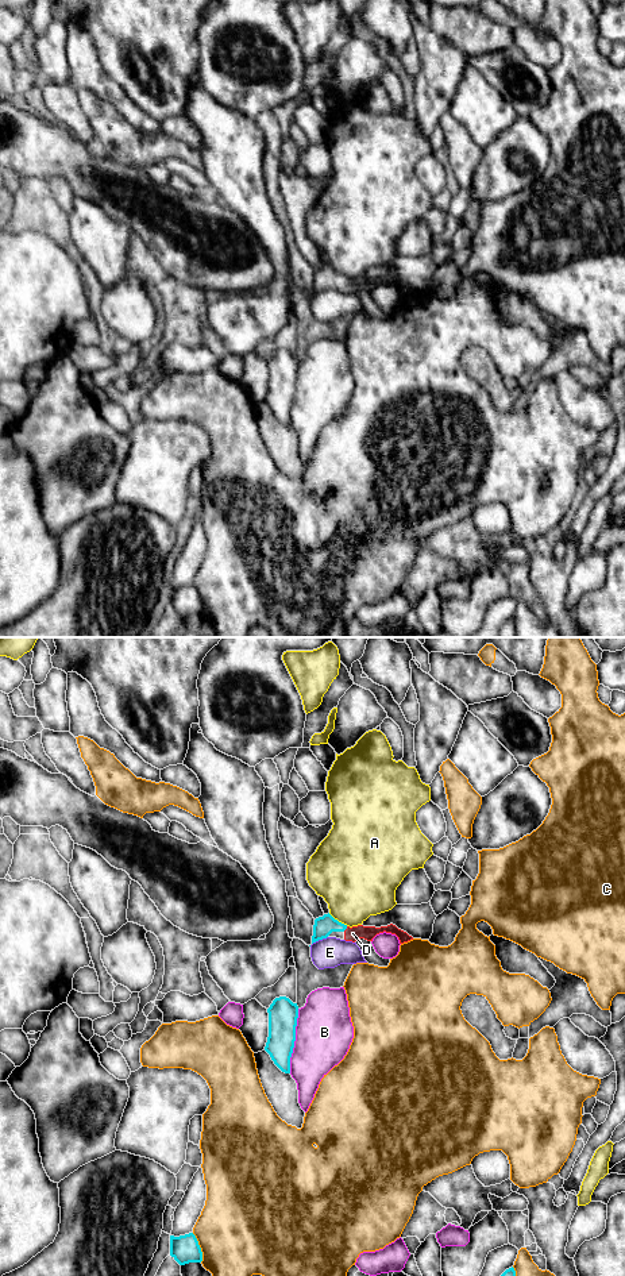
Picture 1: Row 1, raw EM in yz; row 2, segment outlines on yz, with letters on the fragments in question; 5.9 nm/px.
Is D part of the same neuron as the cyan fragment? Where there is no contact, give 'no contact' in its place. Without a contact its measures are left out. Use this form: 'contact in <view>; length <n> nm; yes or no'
contact in yz; length 40 nm; yes

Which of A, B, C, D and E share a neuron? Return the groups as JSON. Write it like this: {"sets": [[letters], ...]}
{"sets": [["A"], ["B"], ["C"], ["D"], ["E"]]}

